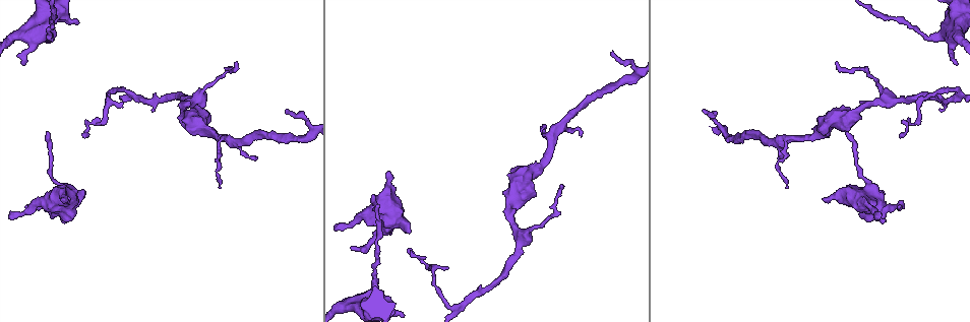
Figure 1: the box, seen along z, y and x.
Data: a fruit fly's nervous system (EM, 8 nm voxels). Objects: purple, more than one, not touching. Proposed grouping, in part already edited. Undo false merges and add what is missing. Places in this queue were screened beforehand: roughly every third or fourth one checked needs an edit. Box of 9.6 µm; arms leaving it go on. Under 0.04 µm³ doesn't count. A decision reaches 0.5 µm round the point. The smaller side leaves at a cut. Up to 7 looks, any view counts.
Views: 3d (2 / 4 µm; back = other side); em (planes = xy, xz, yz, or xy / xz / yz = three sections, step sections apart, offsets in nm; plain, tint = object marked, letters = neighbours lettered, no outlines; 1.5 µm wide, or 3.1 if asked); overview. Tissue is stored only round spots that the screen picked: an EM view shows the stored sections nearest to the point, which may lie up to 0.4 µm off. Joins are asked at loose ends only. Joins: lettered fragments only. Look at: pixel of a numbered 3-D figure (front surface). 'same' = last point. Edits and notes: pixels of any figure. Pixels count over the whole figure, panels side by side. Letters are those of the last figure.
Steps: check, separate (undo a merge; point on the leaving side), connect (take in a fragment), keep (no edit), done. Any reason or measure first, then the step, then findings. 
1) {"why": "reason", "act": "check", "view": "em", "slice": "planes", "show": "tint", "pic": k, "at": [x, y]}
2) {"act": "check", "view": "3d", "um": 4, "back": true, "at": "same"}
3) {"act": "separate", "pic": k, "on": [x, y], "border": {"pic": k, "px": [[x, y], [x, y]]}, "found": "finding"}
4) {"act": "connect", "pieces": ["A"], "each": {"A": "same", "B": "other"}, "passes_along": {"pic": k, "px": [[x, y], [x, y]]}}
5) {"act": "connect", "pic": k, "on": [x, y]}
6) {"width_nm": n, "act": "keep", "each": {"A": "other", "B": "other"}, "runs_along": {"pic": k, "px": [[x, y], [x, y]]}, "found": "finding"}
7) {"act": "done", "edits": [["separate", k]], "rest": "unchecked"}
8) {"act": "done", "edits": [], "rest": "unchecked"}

{"why": "branch stops here", "act": "check", "view": "3d", "um": 4, "back": true, "pic": 1, "at": [24, 64]}

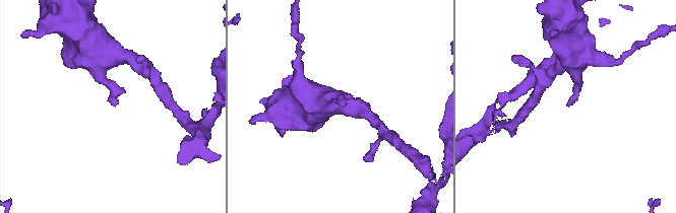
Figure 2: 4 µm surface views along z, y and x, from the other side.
{"act": "check", "view": "em", "slice": "xy", "step": 8, "show": "tint", "pic": 2, "at": [343, 105]}

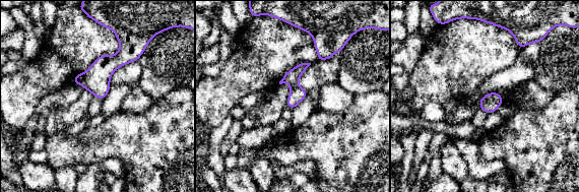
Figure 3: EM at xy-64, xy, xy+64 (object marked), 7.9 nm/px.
{"why": "cut it another way", "act": "check", "view": "em", "slice": "planes", "show": "letters", "at": "same"}

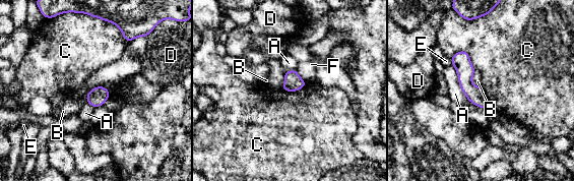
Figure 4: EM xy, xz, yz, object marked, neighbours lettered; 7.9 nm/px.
{"width_nm": 140, "act": "keep", "each": {"A": "other", "B": "other", "C": "other", "D": "other", "E": "other", "F": "other"}, "runs_along": {"pic": 4, "px": [[461, 53], [465, 83], [484, 106]]}, "found": "no lettered fragment goes on from it"}

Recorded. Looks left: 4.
{"why": "an open end", "act": "check", "view": "em", "slice": "yz", "step": 8, "show": "plain", "pic": 1, "at": [900, 137]}

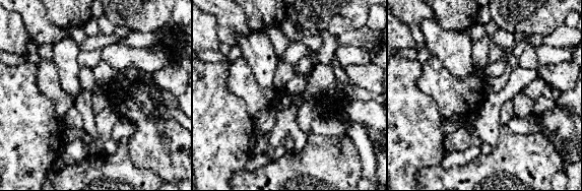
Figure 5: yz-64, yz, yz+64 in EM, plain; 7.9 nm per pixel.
{"why": "what lies round it", "act": "check", "view": "em", "slice": "yz", "step": 8, "show": "letters", "at": "same"}

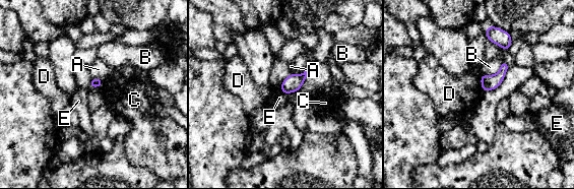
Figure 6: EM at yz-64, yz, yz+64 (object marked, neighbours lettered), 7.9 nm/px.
{"act": "keep", "each": {"A": "other", "B": "other", "C": "other", "D": "other", "E": "other"}, "border": {"pic": 6, "px": [[481, 75], [481, 87], [483, 90]]}, "found": "none of them fits"}

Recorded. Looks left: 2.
{"why": "free end", "act": "check", "view": "3d", "um": 2, "pic": 1, "at": [66, 201]}

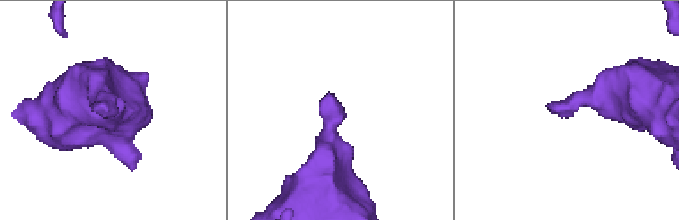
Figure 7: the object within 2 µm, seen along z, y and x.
{"why": "shape alone is not enough", "act": "check", "view": "em", "slice": "yz", "step": 8, "show": "letters", "pic": 7, "at": [551, 110]}

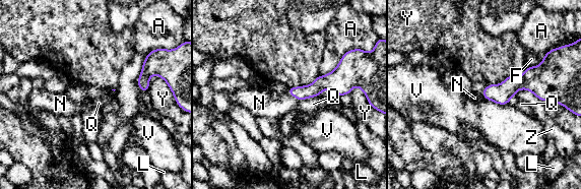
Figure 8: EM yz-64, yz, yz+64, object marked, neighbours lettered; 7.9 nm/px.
{"longest_contact_nm": ["A", 280], "act": "connect", "pieces": ["N"], "each": {"A": "other", "F": "other", "L": "other", "N": "same", "Q": "other", "V": "other", "Y": "other", "Z": "other"}, "passes_along": {"pic": 8, "px": [[321, 83], [294, 96], [263, 104]]}, "found": "it goes on there"}

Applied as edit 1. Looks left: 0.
{"act": "done", "edits": [["connect", 8]], "rest": "unchecked"}

